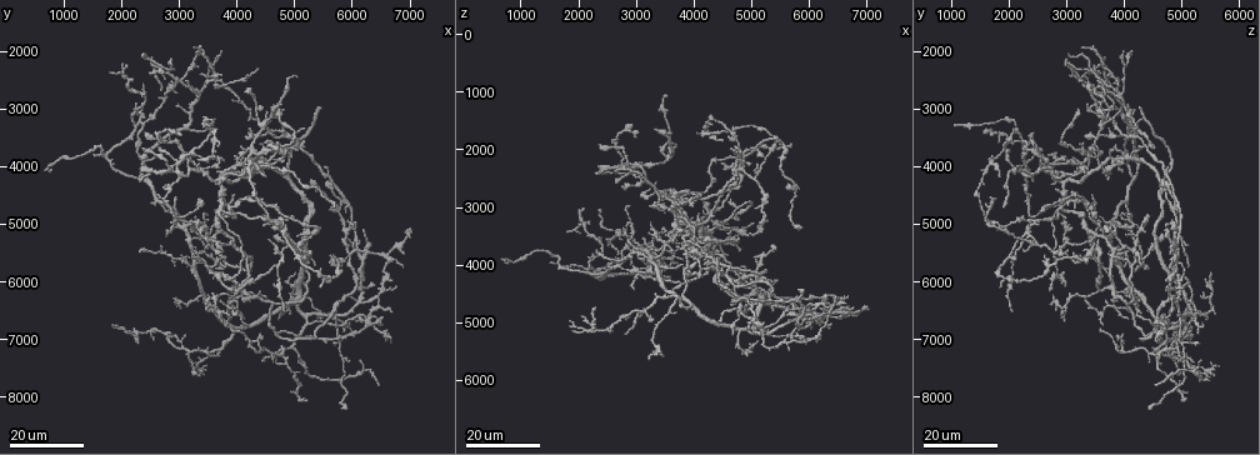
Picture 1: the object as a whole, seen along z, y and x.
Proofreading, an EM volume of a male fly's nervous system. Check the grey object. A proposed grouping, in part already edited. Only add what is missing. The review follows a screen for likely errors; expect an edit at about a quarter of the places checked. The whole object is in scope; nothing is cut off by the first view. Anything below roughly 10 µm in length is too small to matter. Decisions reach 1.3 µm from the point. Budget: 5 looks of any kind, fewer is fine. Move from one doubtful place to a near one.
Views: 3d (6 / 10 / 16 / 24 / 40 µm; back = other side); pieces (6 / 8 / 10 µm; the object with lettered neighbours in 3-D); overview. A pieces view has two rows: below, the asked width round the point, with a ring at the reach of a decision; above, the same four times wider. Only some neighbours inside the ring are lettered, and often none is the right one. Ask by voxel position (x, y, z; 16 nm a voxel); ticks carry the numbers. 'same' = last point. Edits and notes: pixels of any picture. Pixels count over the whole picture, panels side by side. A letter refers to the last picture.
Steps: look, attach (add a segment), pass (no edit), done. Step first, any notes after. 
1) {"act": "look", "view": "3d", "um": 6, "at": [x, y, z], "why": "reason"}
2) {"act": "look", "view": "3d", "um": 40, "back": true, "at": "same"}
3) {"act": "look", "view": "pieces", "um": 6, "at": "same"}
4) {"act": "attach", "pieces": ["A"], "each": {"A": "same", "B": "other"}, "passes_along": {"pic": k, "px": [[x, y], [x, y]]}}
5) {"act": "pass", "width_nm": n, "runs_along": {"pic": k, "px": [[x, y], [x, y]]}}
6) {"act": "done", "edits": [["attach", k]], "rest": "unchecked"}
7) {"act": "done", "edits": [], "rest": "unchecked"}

{"act": "look", "view": "3d", "um": 16, "at": [2550, 2400, 3500], "why": "free end"}

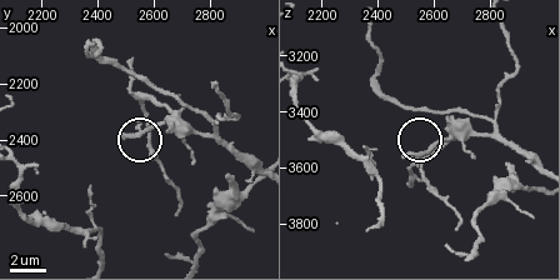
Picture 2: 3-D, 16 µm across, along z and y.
{"act": "look", "view": "pieces", "um": 10, "at": [2500, 2380, 3550]}

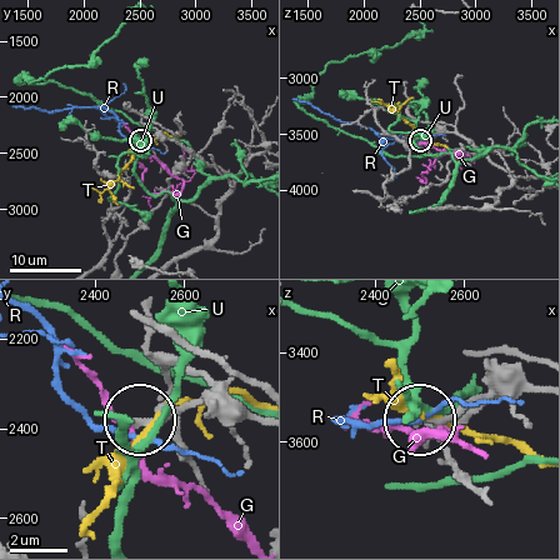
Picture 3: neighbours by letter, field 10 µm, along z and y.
{"act": "pass", "width_nm": 190, "each": {"G": "other", "R": "other", "T": "other", "U": "other"}, "found": "no lettered segment goes on from it"}

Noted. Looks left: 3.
{"act": "look", "view": "3d", "um": 16, "at": [2400, 2100, 3050], "why": "end of a long branch"}

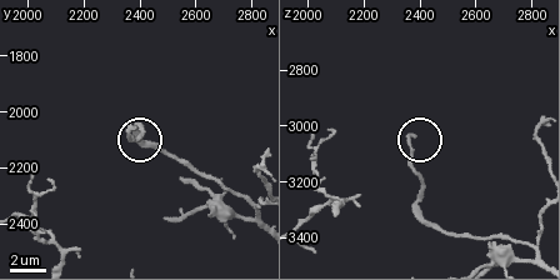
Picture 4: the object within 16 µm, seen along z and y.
{"act": "look", "view": "pieces", "um": 8, "at": [2370, 2050, 3030], "why": "see the neighbours"}

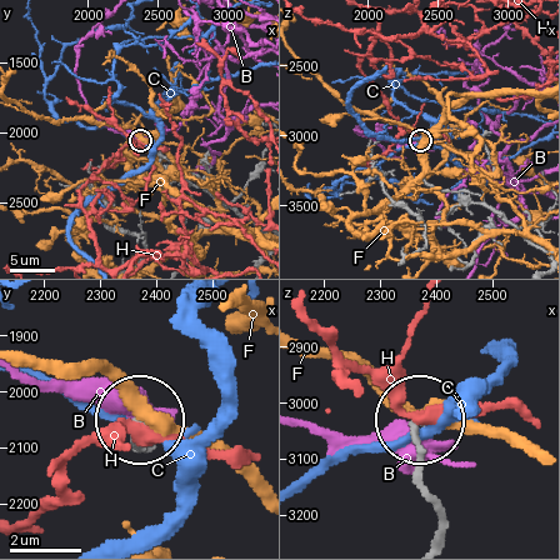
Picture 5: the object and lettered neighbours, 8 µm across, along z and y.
{"act": "pass", "width_nm": 200, "each": {"B": "other", "C": "other", "F": "other", "H": "other"}, "runs_along": {"pic": 5, "px": [[233, 209], [140, 140]]}, "found": "no lettered segment goes on from it"}

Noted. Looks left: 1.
{"act": "done", "edits": [], "rest": "unchecked"}

